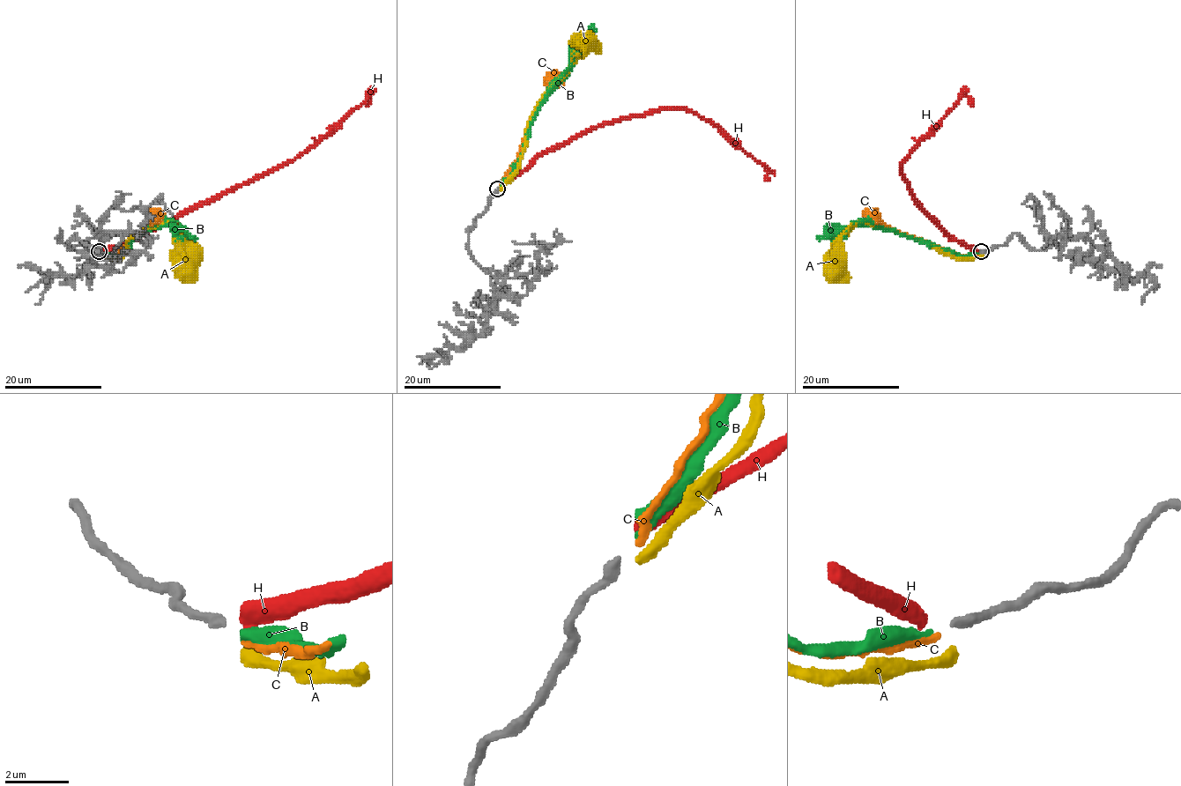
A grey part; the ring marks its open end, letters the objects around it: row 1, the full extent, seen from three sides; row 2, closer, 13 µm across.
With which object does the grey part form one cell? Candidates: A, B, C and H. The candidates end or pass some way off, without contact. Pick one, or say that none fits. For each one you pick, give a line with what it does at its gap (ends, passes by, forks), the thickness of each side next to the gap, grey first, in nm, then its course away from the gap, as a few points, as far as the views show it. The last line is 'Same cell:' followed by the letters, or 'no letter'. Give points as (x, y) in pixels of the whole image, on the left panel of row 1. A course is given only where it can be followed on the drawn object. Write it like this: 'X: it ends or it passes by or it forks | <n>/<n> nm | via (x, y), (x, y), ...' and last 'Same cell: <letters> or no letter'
B: it ends | 320/360 nm | via (100, 252), (115, 255), (144, 229), (170, 225), (181, 237), (194, 236)
Same cell: B

